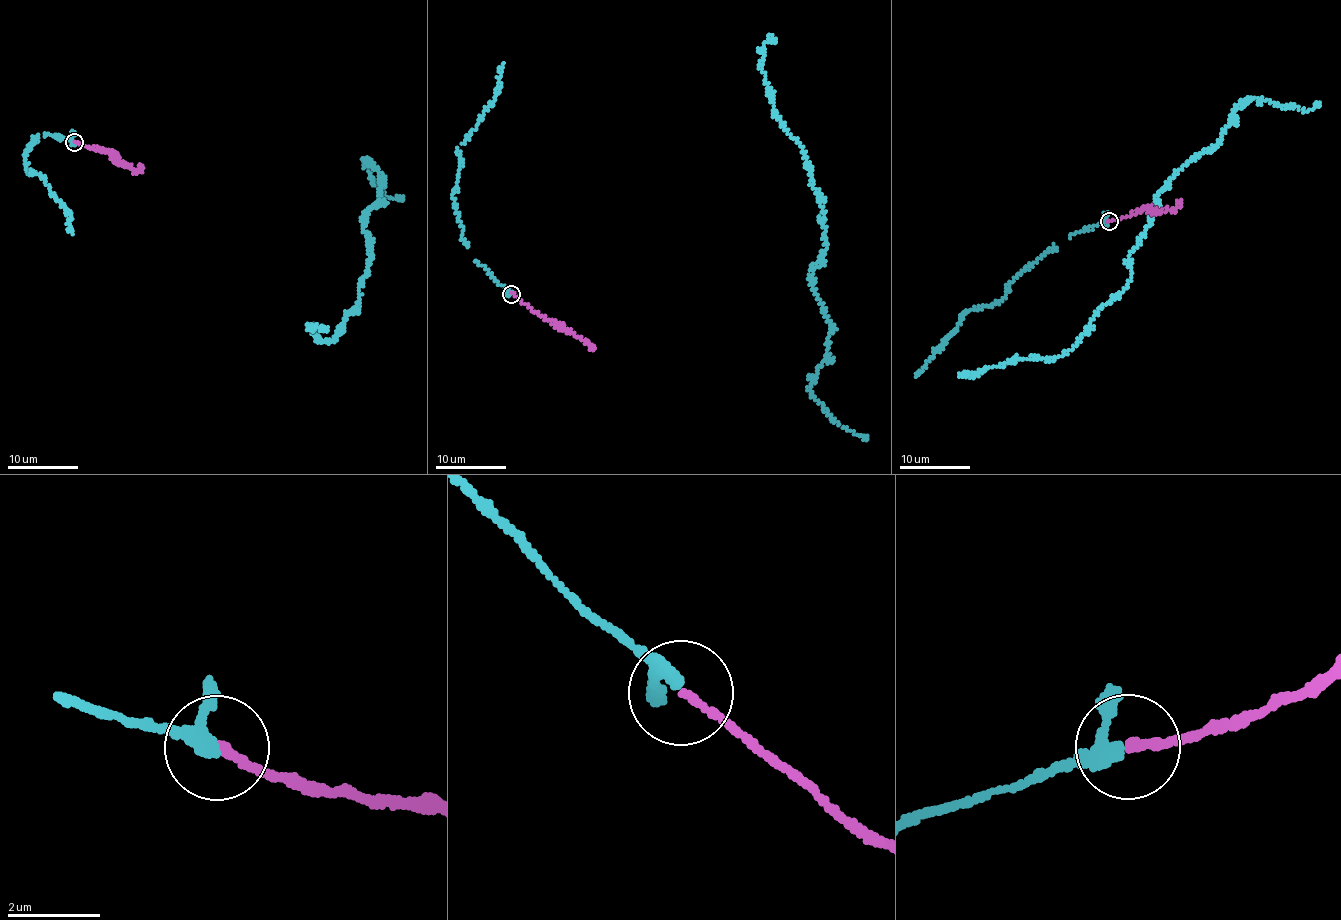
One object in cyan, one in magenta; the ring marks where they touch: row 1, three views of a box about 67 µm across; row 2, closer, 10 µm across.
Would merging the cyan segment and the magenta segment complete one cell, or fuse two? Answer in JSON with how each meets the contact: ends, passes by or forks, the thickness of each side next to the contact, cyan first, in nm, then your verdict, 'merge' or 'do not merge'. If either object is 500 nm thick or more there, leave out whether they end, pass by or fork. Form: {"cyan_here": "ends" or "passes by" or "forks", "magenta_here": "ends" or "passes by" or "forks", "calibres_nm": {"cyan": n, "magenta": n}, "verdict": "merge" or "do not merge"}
{"cyan_here": "passes by", "magenta_here": "ends", "calibres_nm": {"cyan": 220, "magenta": 170}, "verdict": "merge"}

